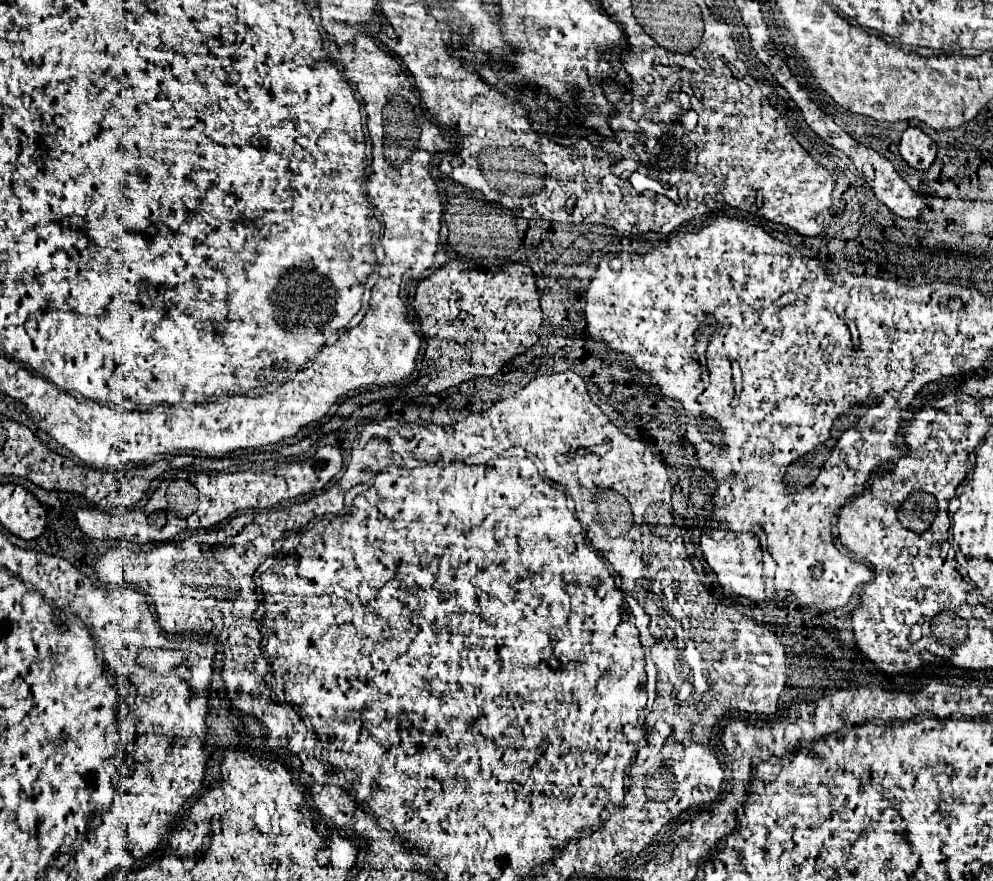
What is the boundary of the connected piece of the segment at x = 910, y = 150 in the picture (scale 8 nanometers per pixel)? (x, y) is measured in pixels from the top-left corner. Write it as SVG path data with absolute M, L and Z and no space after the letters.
M908 127L900 139L900 155L914 169L928 169L936 157L936 143L918 127Z

